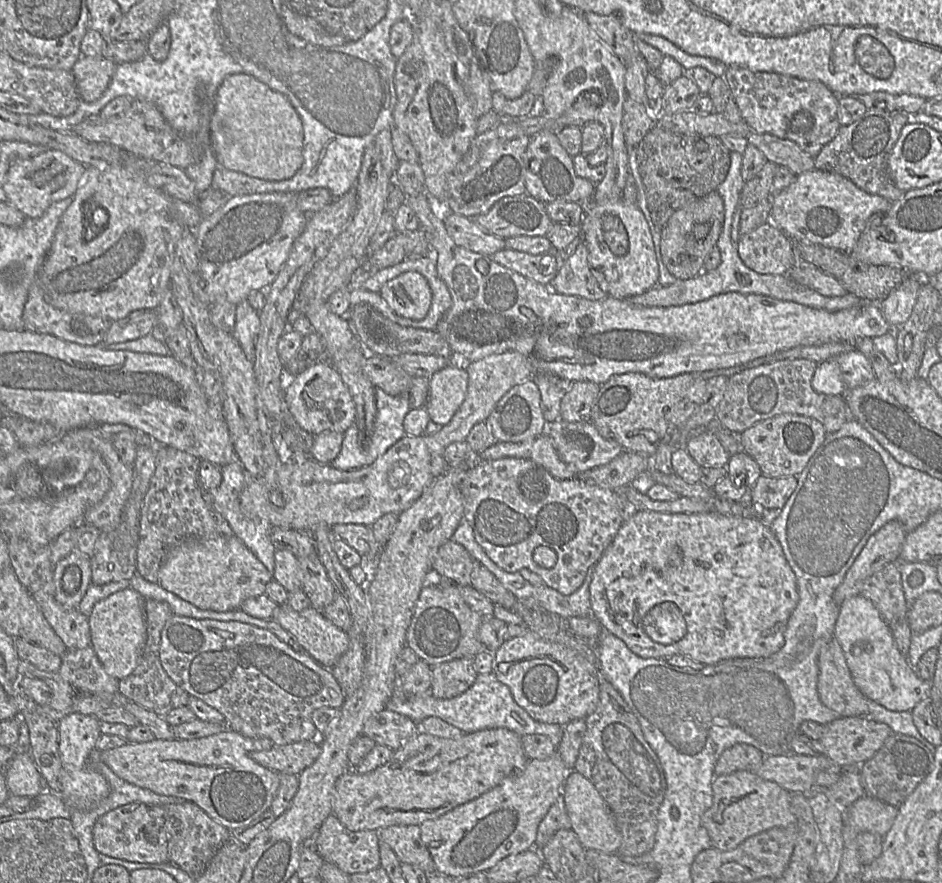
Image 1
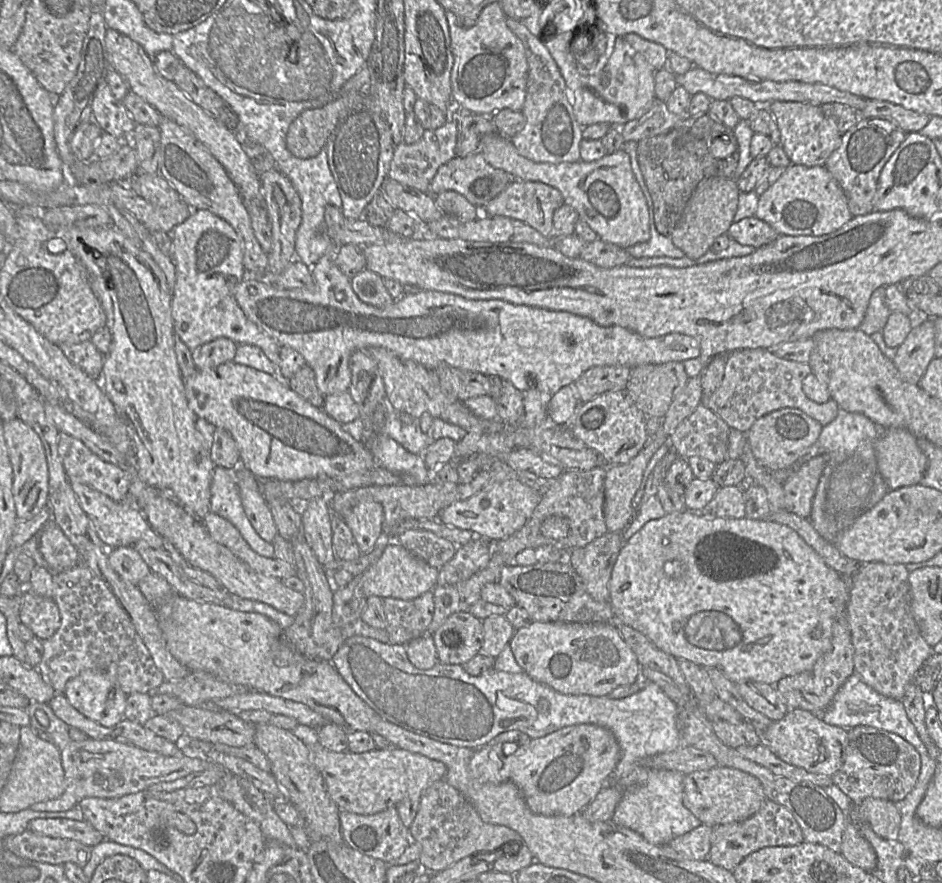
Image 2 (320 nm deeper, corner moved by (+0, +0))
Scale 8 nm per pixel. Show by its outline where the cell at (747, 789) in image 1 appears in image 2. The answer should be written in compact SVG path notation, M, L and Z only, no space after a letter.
M728 766L695 771L684 776L683 802L702 824L716 827L743 821L762 807L767 800L761 782L753 775Z

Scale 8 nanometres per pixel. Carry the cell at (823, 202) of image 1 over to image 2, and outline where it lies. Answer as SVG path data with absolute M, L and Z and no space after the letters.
M790 164L780 178L760 194L755 216L771 225L780 235L822 236L830 234L854 216L838 182L824 166Z

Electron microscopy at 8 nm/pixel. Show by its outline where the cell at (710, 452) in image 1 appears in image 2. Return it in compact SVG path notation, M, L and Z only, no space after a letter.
M701 402L670 437L670 448L678 457L706 458L716 465L727 459L729 425Z

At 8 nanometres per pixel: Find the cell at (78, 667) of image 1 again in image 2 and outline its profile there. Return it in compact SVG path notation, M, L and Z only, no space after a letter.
M84 563L52 574L52 598L59 607L61 625L51 638L43 641L44 654L37 669L57 694L64 694L67 682L88 669L103 671L115 678L127 696L133 693L151 693L164 683L162 672L153 662L149 650L136 632L129 616L102 579Z

